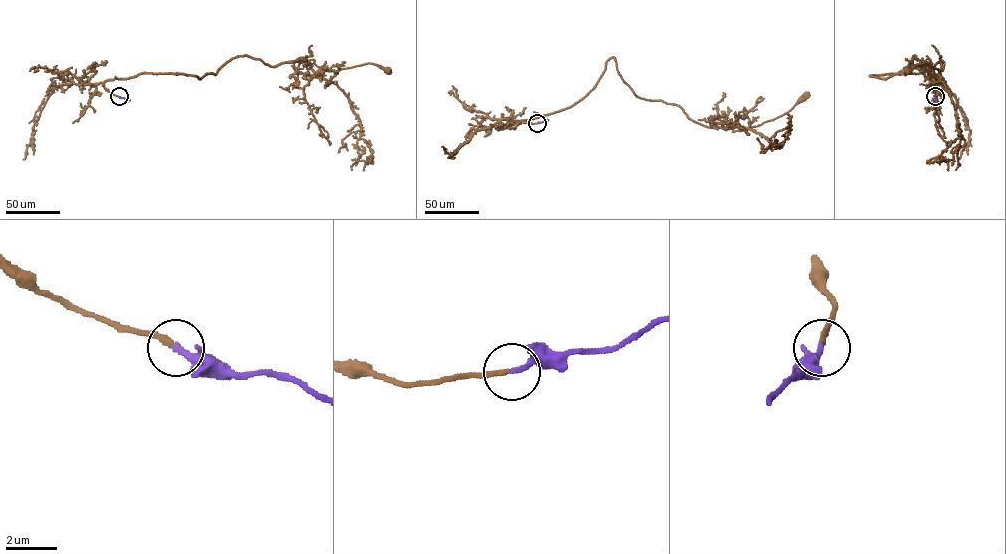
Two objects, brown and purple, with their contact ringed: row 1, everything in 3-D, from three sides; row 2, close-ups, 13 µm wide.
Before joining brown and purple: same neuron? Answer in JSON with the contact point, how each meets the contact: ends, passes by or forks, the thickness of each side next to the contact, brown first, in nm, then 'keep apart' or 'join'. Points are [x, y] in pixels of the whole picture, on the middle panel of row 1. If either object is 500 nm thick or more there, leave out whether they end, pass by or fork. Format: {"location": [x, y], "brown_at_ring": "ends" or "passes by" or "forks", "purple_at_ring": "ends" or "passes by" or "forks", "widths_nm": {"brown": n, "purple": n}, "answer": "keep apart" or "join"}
{"location": [537, 123], "brown_at_ring": "ends", "purple_at_ring": "ends", "widths_nm": {"brown": 200, "purple": 240}, "answer": "join"}

